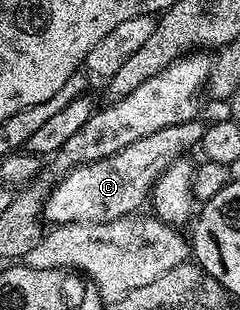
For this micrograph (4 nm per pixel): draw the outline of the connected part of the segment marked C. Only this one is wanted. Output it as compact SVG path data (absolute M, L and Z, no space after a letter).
M197 119L186 123L174 123L170 127L162 127L162 131L154 131L130 147L122 147L114 155L106 159L91 161L85 165L76 165L63 174L61 181L53 184L48 198L44 200L45 222L52 225L66 223L110 223L119 217L131 217L149 198L157 179L170 168L174 162L181 160L190 149L199 146L204 134L205 122Z

